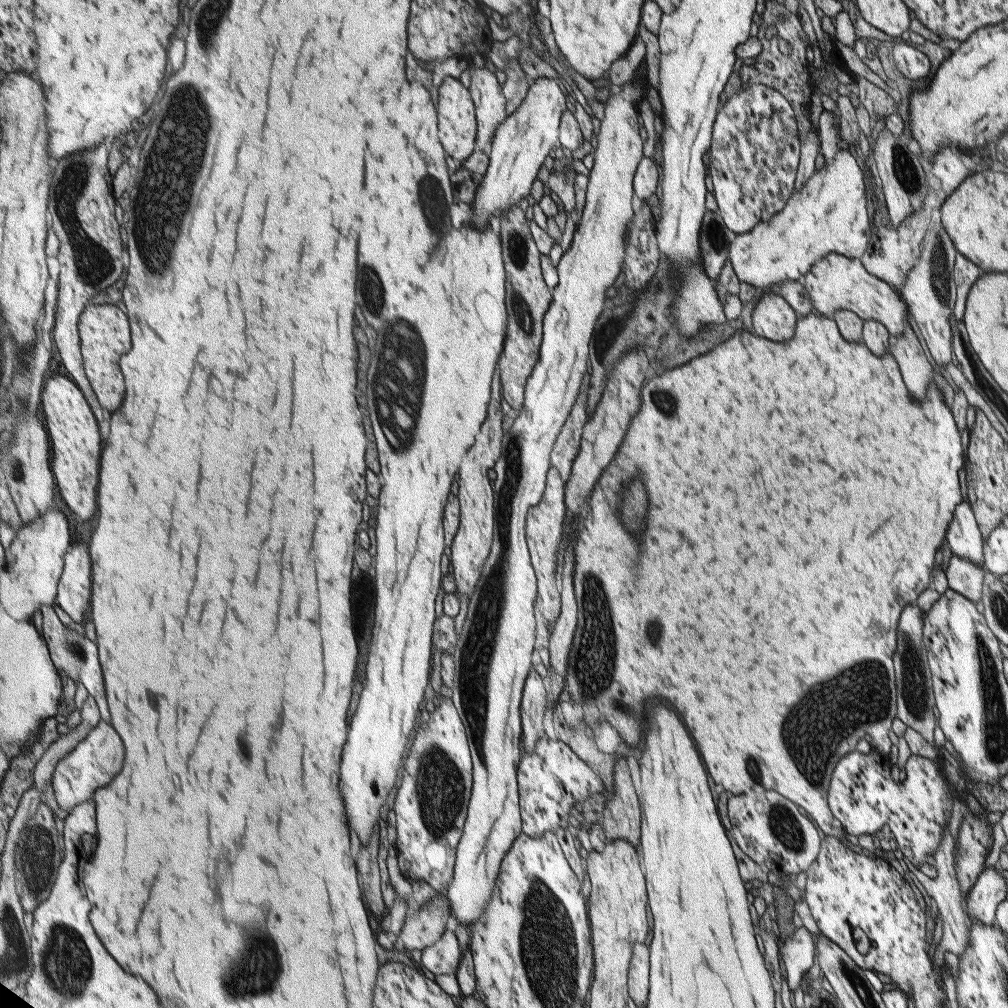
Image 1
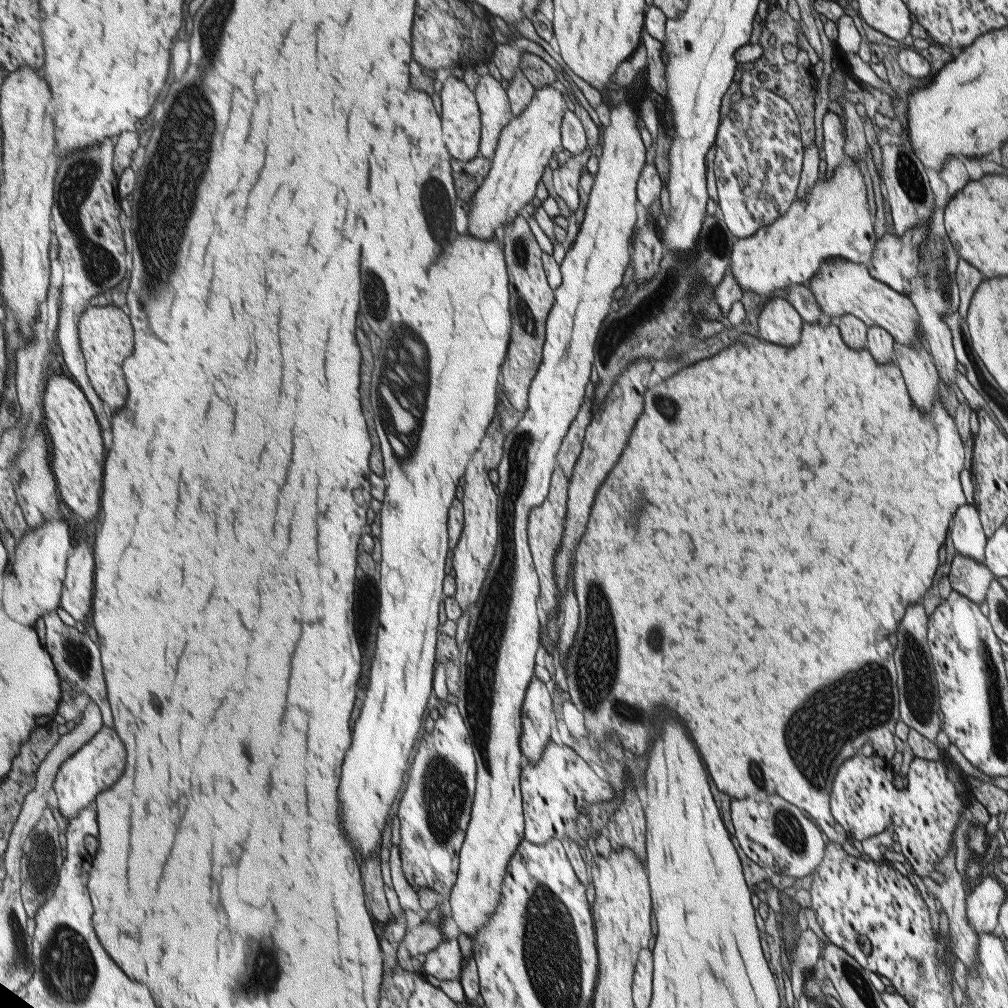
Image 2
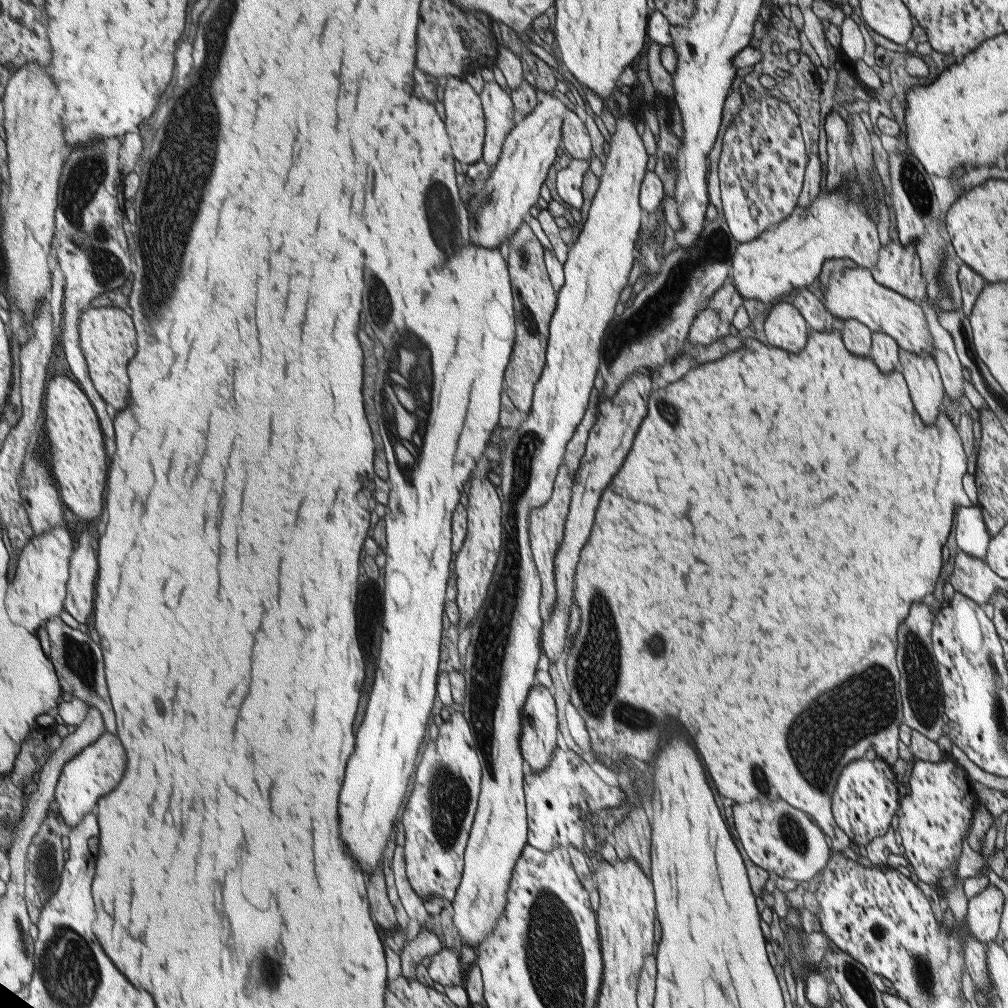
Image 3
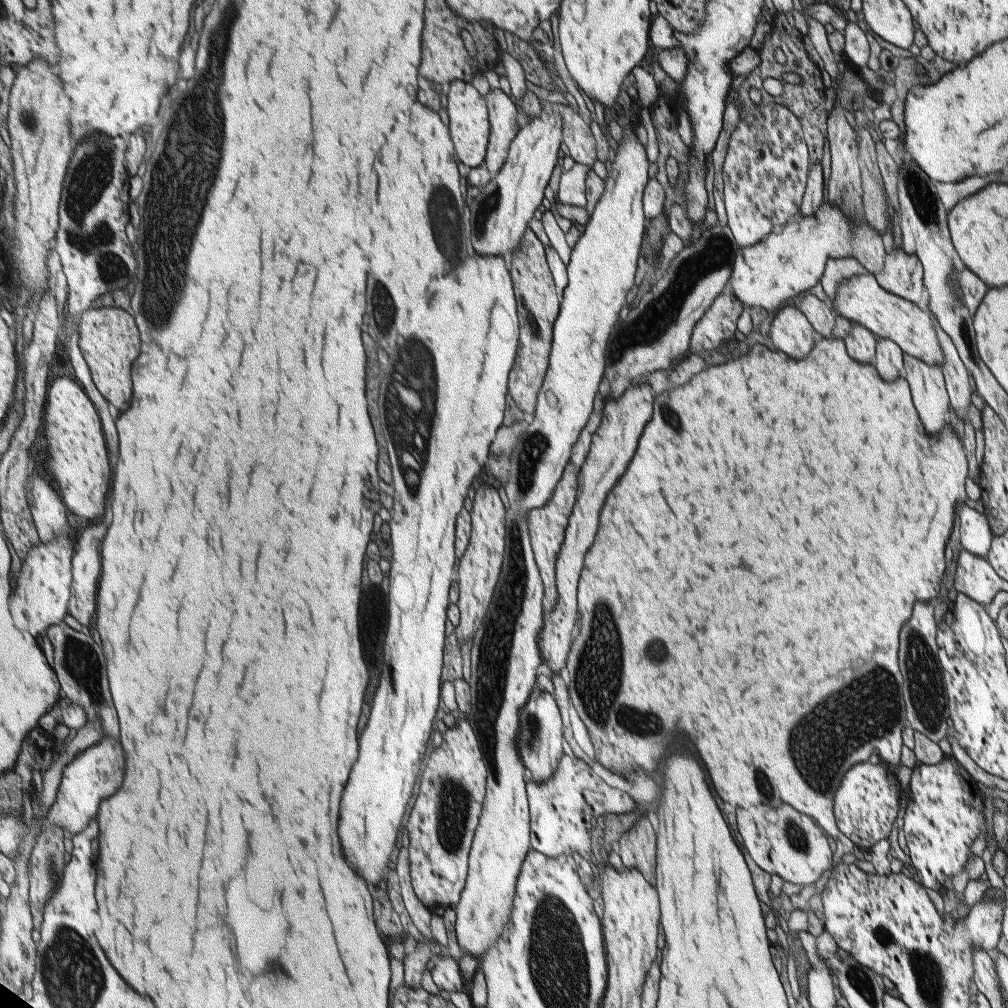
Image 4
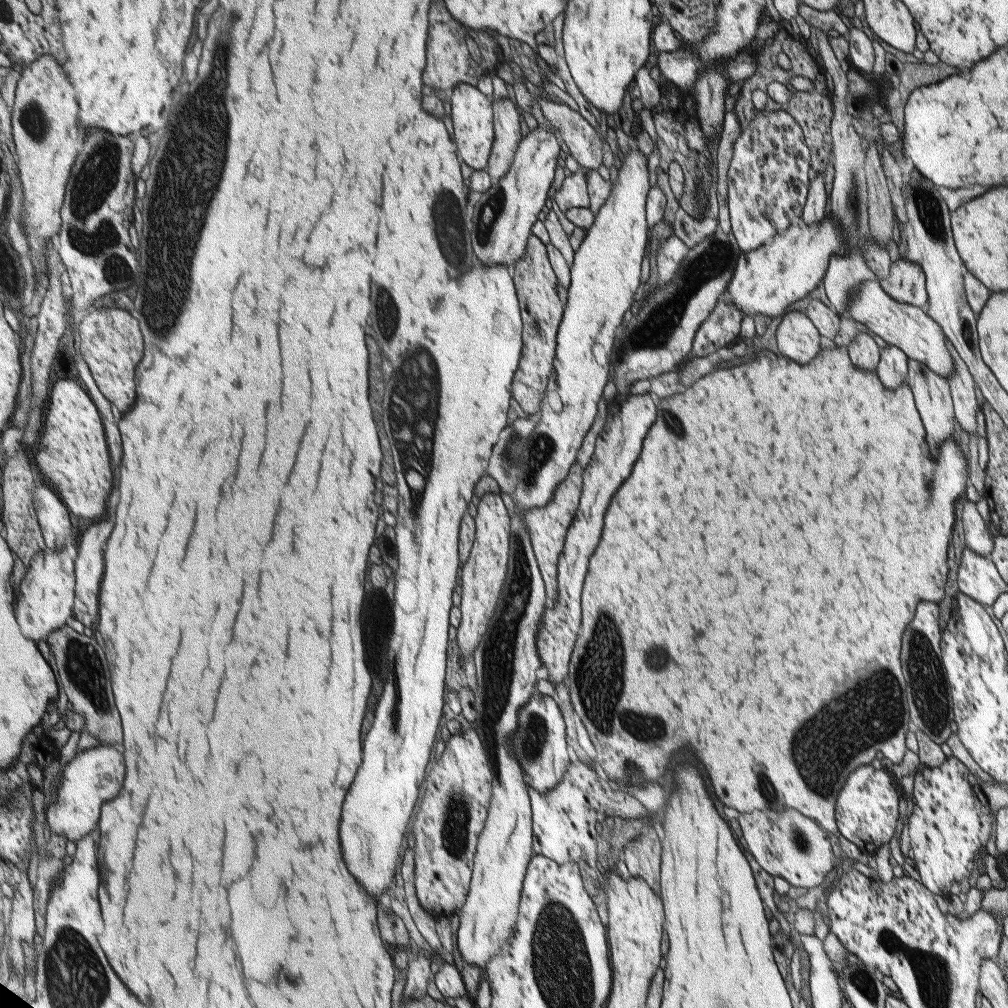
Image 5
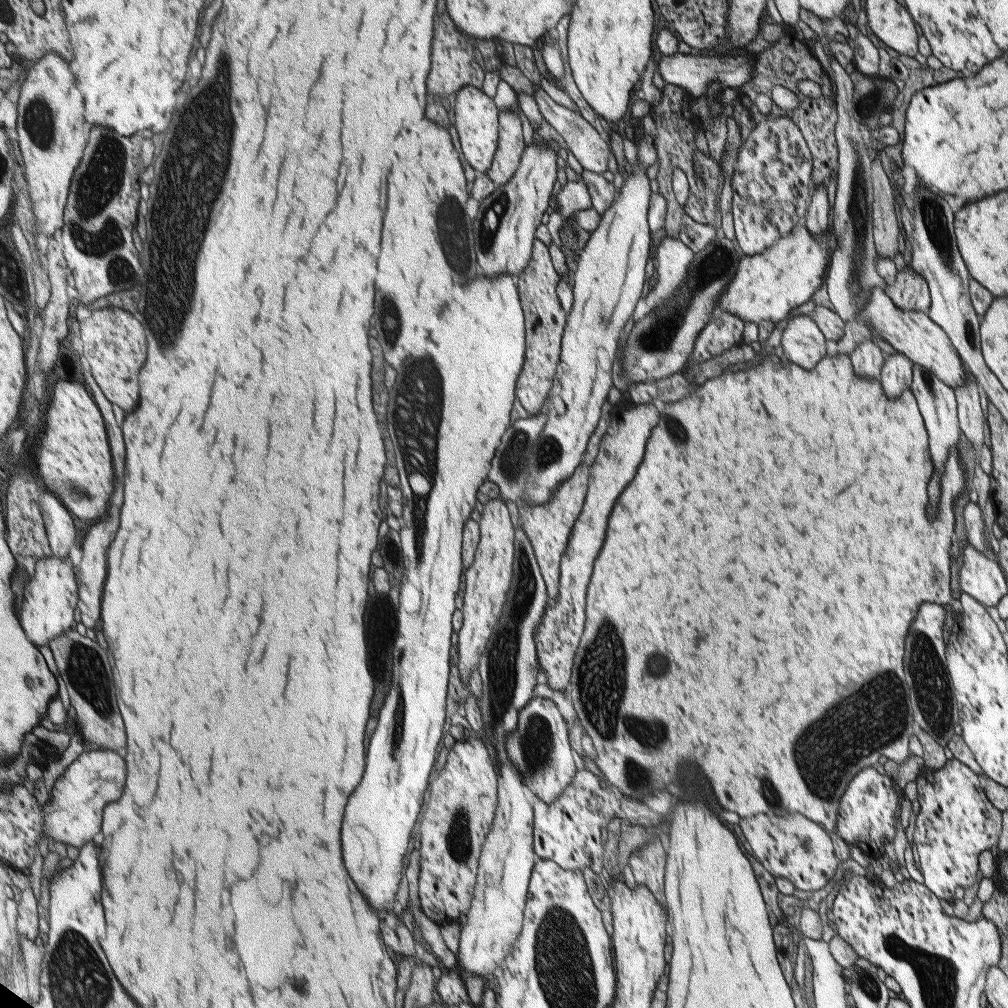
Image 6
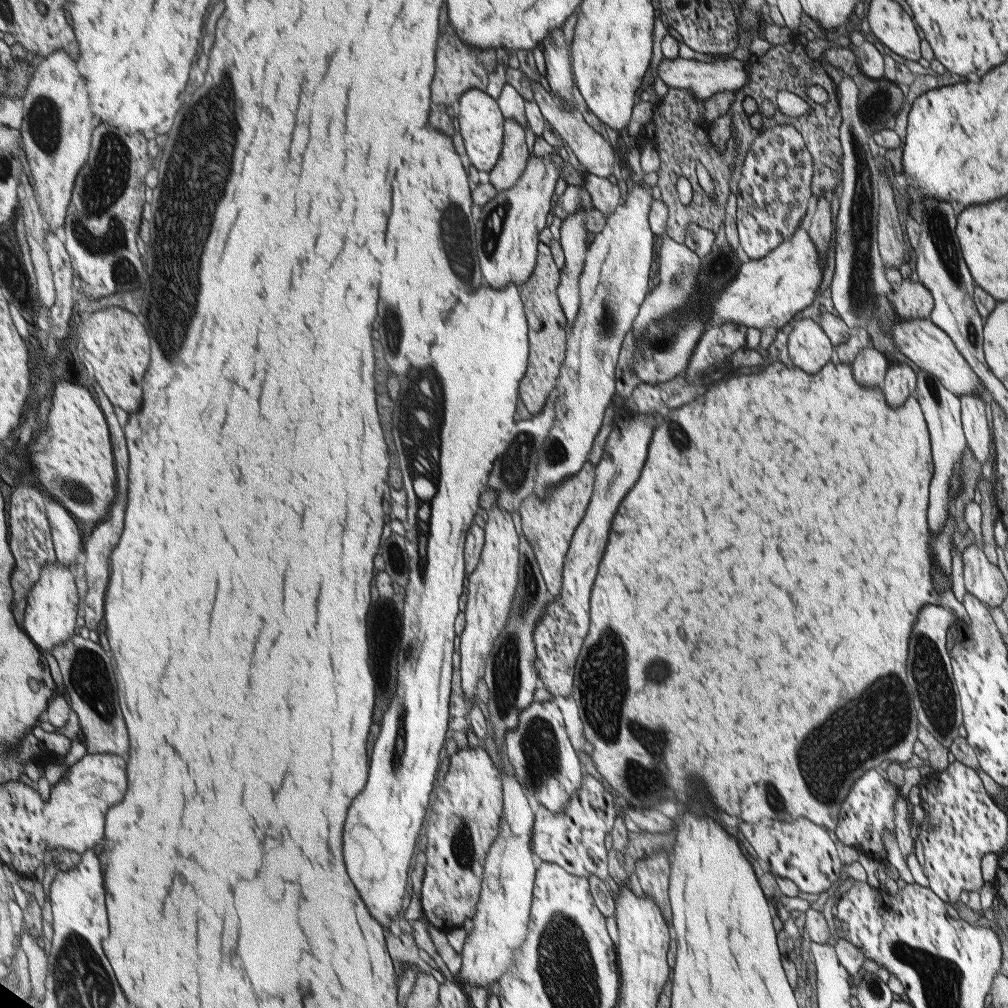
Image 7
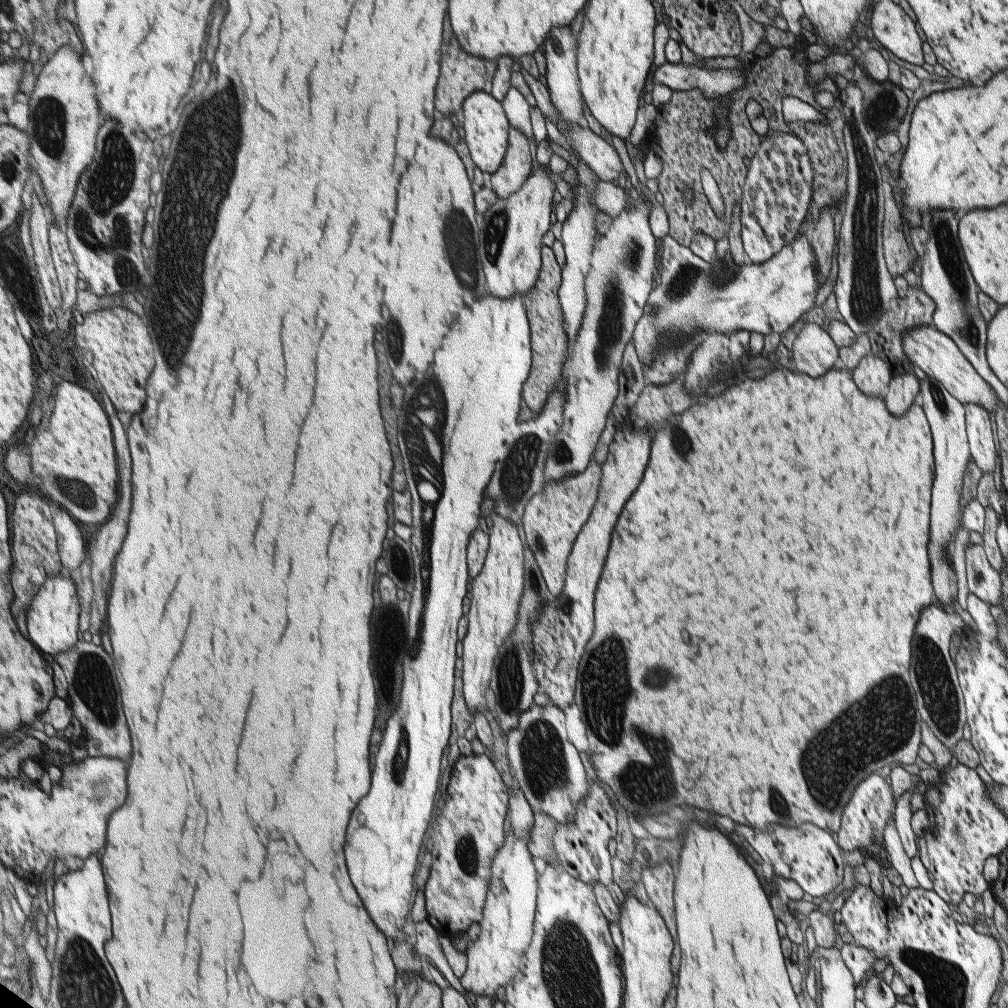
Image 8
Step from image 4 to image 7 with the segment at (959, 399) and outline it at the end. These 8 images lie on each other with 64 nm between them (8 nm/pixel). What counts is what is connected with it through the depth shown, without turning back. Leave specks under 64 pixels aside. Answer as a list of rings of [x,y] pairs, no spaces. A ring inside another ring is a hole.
[[[963,394],[959,399],[967,446],[976,460],[984,464],[992,457],[992,432],[990,432],[984,401],[977,394]]]

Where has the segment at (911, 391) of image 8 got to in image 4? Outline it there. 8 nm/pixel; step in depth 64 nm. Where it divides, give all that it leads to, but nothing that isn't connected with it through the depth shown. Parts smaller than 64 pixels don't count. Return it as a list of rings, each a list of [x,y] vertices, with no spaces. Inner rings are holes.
[[[880,337],[872,364],[886,382],[892,382],[904,376],[904,357],[903,350],[893,340]]]

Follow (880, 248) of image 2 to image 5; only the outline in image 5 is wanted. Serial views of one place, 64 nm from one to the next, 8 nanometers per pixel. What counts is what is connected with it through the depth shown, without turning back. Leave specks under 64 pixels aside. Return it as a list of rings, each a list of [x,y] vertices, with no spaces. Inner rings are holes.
[[[901,257],[891,264],[890,274],[880,277],[879,283],[892,298],[926,311],[926,275],[917,262],[910,262]]]

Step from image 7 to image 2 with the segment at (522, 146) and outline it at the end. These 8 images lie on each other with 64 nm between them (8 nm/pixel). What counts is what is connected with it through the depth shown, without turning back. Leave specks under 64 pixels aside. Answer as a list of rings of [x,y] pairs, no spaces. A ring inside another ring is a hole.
[[[490,74],[479,75],[480,79],[474,90],[482,123],[479,154],[492,158],[495,156],[501,133],[513,118],[508,96],[500,82]]]

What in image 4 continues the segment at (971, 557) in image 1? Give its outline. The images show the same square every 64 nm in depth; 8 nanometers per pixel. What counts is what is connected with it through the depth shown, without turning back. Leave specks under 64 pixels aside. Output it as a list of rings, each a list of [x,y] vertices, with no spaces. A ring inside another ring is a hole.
[[[964,505],[960,510],[960,542],[971,554],[986,558],[993,539],[986,515]]]

